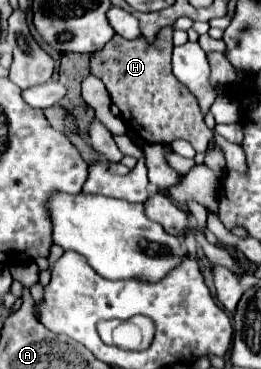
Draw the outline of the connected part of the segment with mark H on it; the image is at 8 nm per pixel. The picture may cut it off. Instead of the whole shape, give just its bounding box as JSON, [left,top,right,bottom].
[90,26,214,152]

